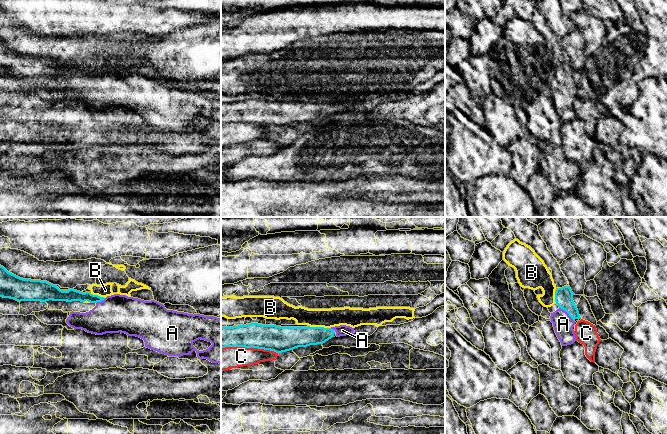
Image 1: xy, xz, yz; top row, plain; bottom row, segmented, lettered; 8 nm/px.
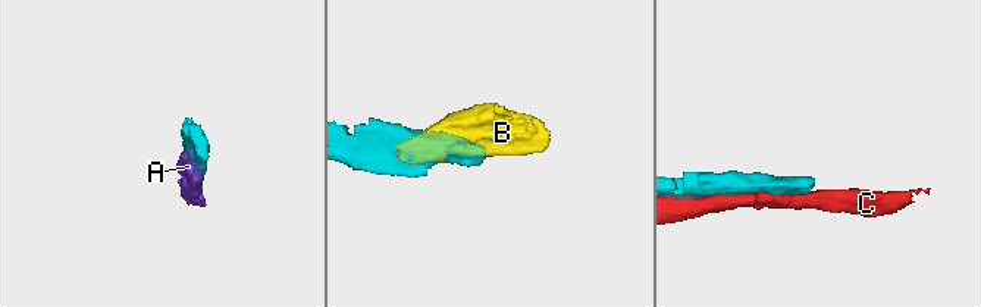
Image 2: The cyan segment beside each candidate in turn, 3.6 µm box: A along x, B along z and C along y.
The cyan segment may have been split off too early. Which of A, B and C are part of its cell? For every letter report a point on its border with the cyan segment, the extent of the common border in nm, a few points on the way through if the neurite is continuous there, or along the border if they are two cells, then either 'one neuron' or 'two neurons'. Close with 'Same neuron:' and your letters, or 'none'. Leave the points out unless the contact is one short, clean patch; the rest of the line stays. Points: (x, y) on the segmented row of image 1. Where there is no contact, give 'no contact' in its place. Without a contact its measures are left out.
A: contact yz (567, 312); length 160 nm; way yz (563, 296), (567, 312), (563, 318), (563, 324); one neuron
B: contact xz (320, 327); length 180 nm; two neurons
C: contact xz (250, 347); length 460 nm; two neurons
Same neuron: A

